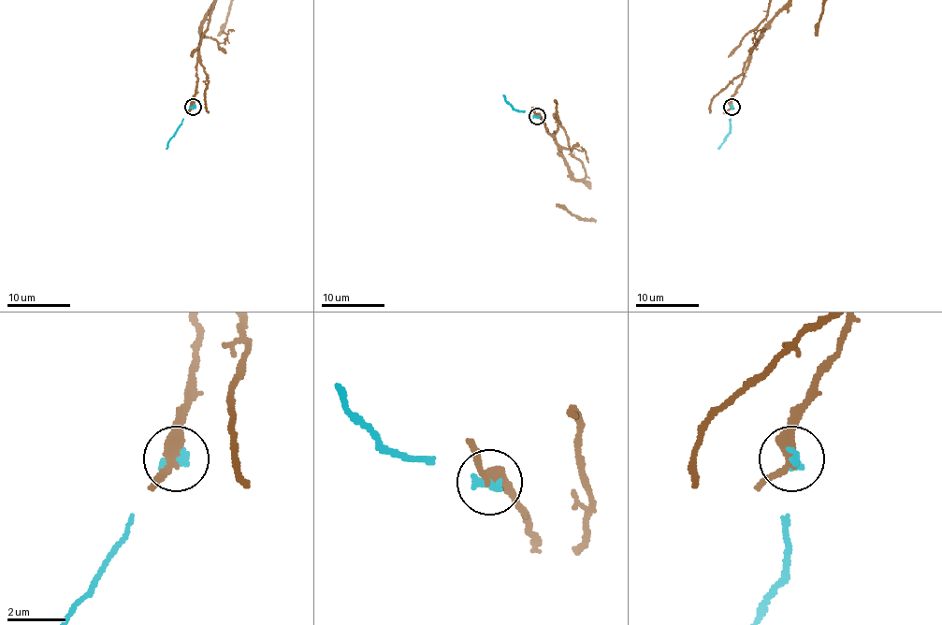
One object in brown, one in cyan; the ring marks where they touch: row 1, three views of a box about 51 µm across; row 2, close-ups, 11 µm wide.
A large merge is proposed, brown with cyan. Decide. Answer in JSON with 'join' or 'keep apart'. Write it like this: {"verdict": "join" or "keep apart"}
{"verdict": "keep apart"}

